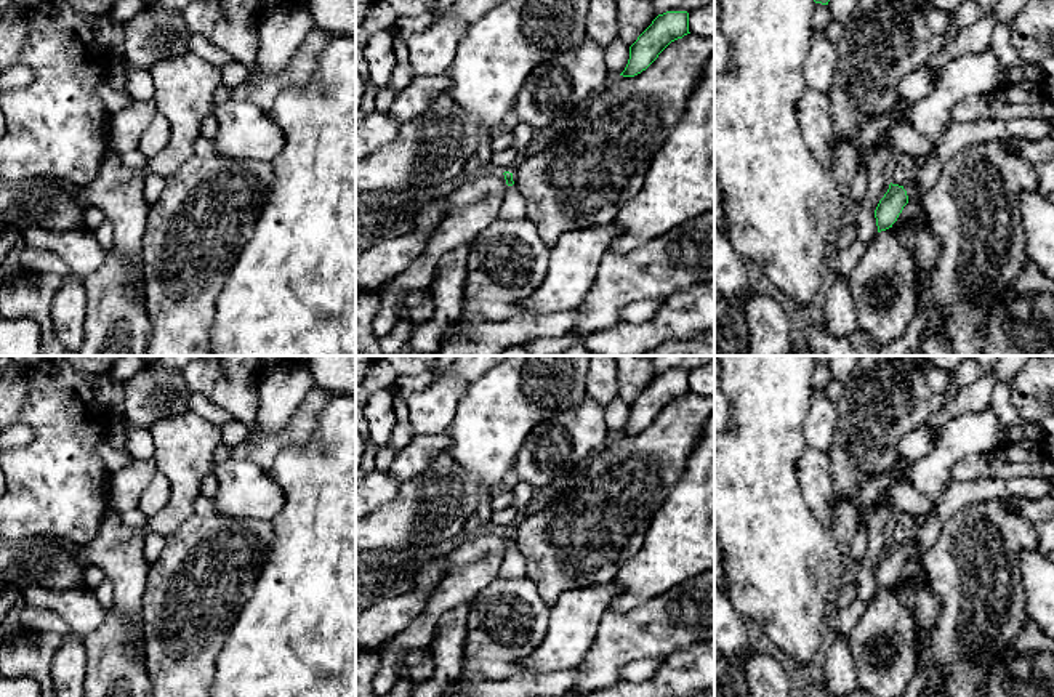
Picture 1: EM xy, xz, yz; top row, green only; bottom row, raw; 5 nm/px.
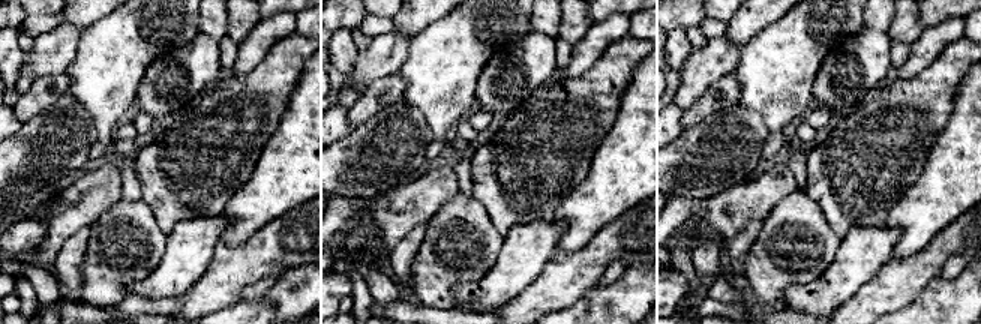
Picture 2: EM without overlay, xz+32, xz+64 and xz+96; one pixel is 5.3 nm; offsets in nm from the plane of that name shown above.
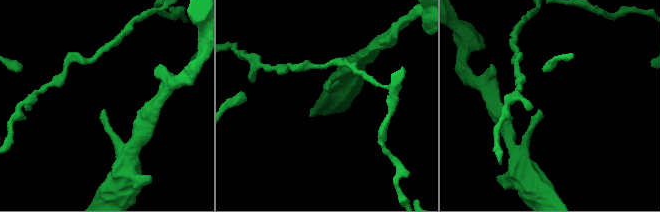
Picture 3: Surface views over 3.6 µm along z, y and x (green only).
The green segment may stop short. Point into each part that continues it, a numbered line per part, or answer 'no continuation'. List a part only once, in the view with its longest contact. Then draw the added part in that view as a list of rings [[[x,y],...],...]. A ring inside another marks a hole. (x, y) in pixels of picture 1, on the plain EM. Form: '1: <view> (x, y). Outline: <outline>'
1: yz (961, 494). Outline: [[[976,477],[971,481],[953,481],[945,497],[935,503],[927,522],[919,529],[911,545],[903,545],[908,559],[924,556],[937,542],[942,526],[963,508],[996,498],[1025,495],[1041,498],[1051,495],[1049,479],[1043,477]]]

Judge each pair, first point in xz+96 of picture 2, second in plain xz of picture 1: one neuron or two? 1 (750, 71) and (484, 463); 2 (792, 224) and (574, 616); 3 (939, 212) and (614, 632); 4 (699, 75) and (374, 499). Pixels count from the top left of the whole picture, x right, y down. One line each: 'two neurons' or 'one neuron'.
1: one neuron
2: two neurons
3: two neurons
4: two neurons

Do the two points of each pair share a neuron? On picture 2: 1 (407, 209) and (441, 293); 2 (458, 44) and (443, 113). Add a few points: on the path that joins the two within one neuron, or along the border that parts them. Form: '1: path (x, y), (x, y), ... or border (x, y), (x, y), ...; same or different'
1: border (449, 200), (425, 225); different
2: path (446, 60), (443, 66), (443, 96); same

